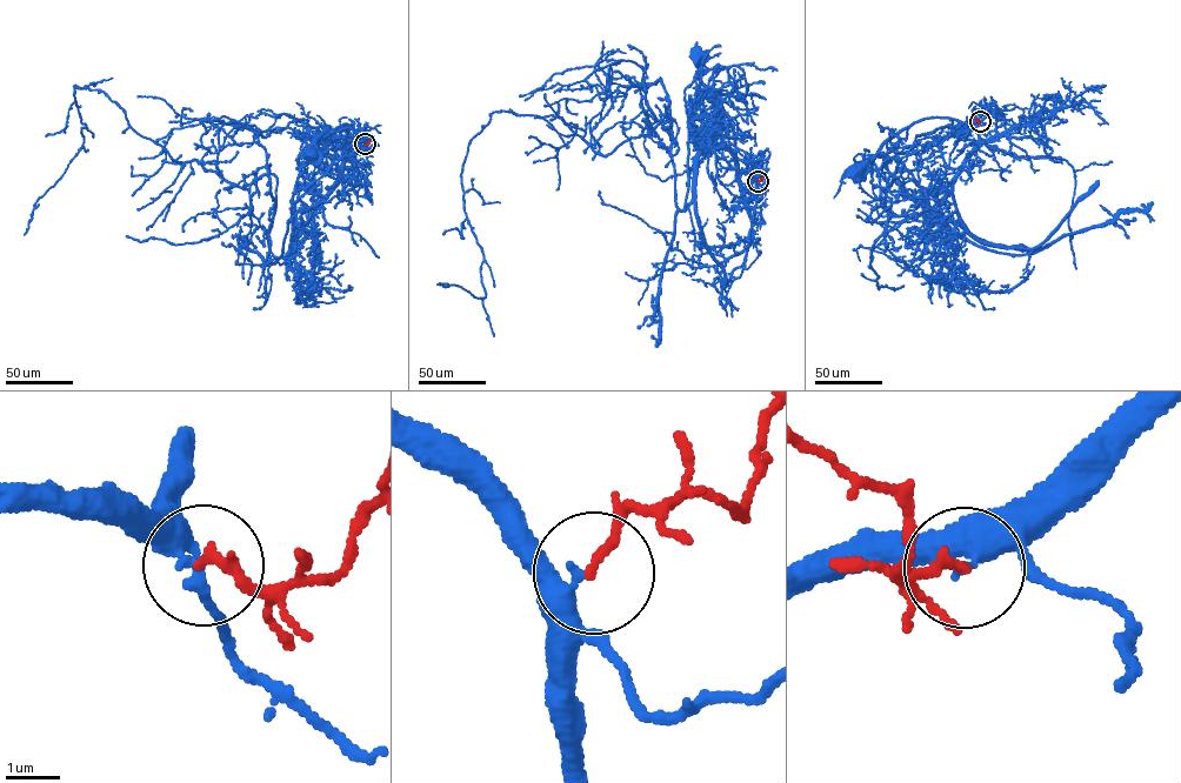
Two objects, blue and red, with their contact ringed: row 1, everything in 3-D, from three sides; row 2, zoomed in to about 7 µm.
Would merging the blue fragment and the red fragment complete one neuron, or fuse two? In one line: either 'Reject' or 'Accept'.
Accept

